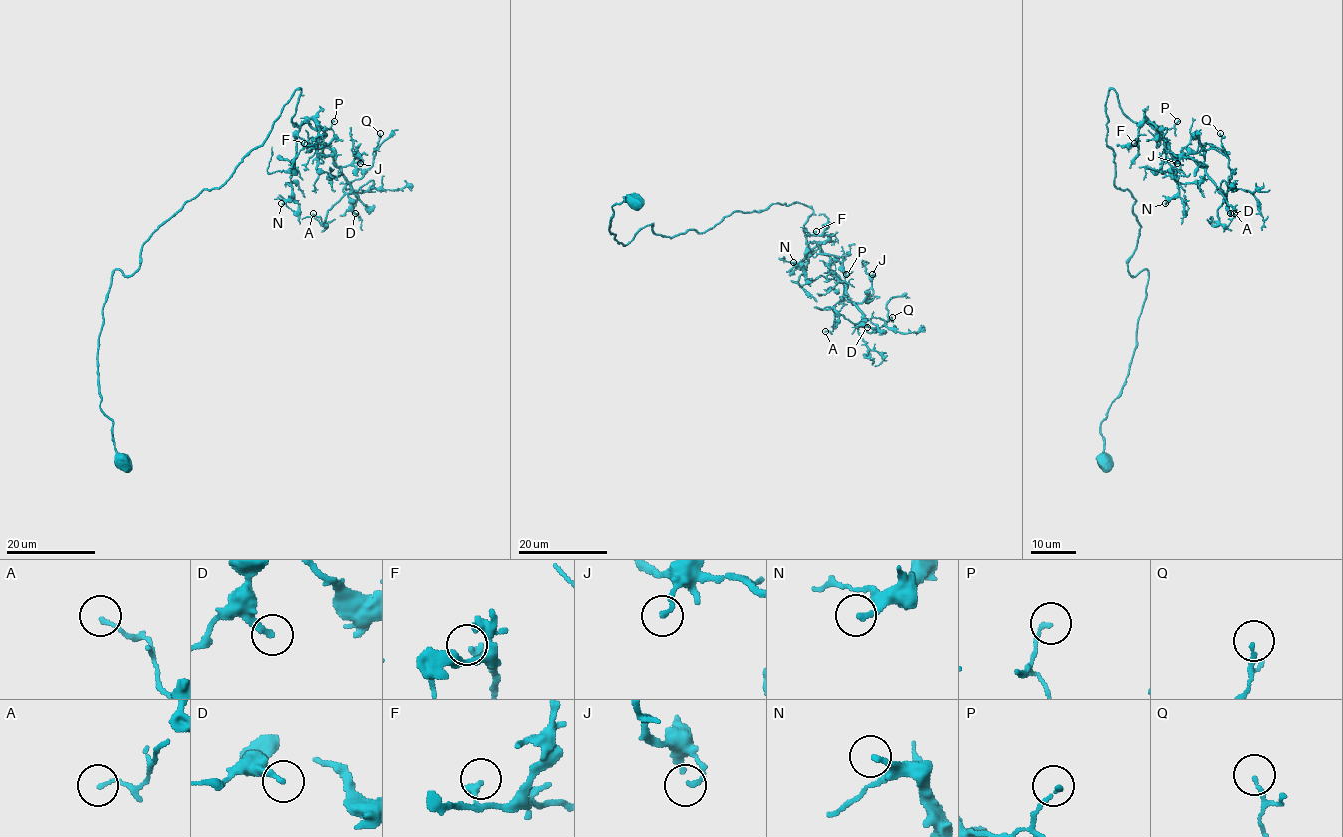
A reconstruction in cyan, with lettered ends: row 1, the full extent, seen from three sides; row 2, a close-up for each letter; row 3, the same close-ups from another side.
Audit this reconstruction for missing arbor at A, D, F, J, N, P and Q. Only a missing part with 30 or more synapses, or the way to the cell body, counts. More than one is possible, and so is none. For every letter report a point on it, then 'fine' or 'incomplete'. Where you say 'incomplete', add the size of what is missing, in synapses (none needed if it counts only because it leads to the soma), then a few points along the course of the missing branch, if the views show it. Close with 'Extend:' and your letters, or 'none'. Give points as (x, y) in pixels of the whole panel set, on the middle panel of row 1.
A: at (825, 331); fine
D: at (867, 327); incomplete; about 30 synapses; missing branch runs (867, 327), (873, 333), (870, 347)
F: at (816, 231); fine
J: at (872, 274); fine
N: at (793, 262); fine
P: at (846, 274); fine
Q: at (892, 317); fine
Extend: D

